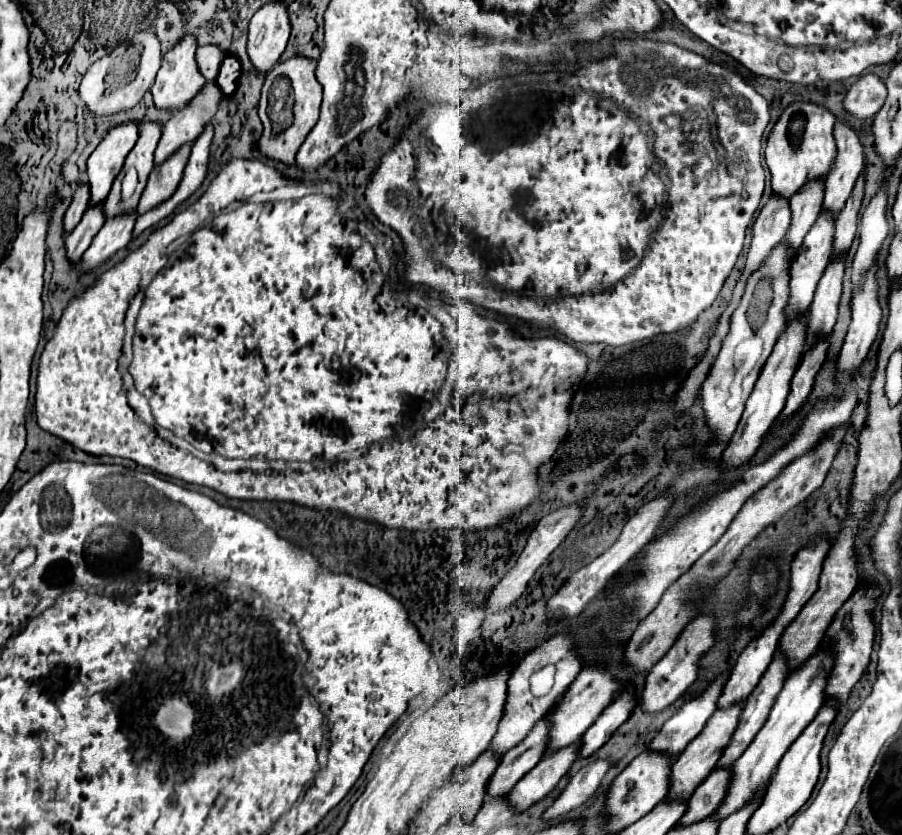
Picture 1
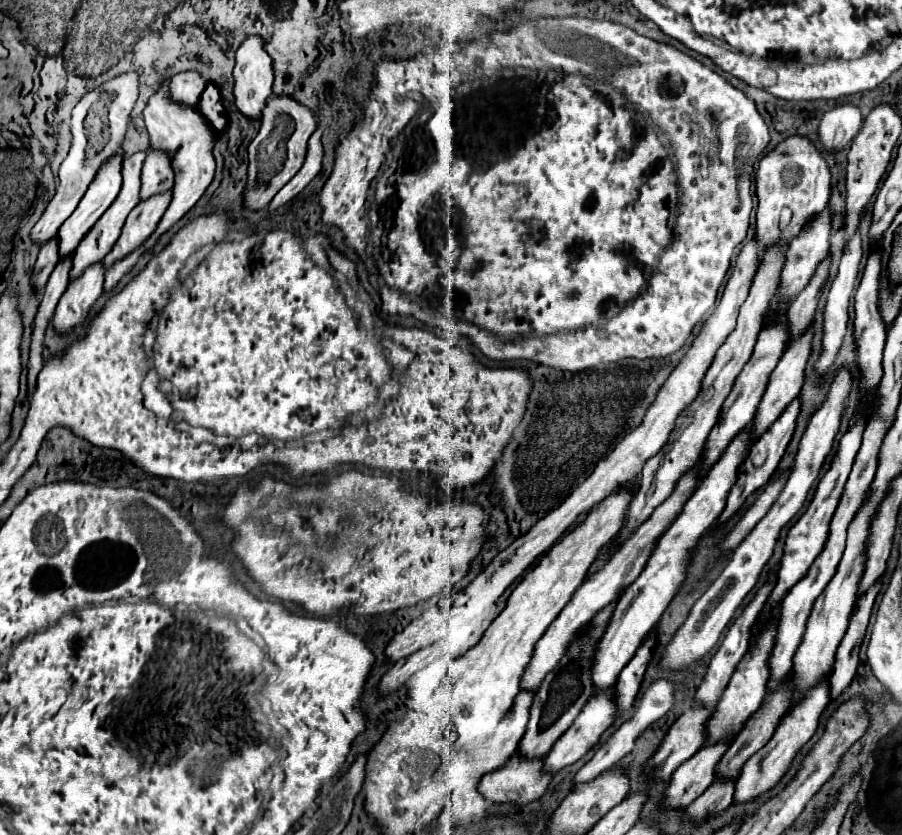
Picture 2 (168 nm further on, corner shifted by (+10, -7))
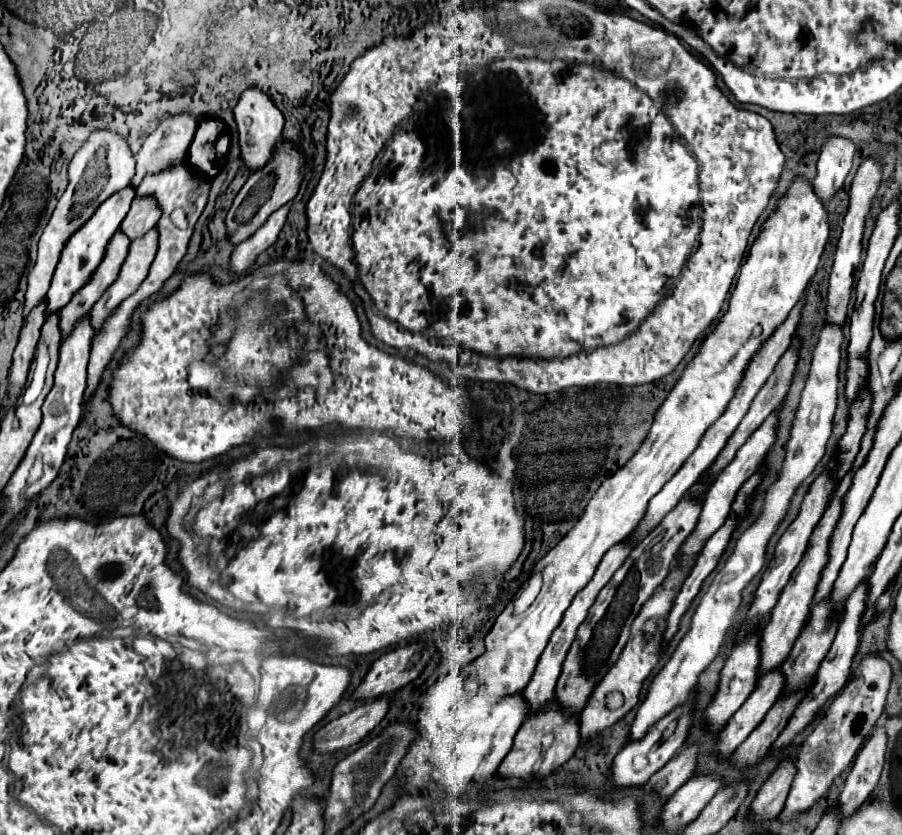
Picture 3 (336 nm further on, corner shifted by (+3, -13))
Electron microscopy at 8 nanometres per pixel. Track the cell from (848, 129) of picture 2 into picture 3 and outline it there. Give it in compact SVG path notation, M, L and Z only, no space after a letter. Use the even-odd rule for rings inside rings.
M829 138L821 150L817 162L817 176L813 178L813 190L827 204L845 184L851 170L851 160L855 154L855 144L847 138Z

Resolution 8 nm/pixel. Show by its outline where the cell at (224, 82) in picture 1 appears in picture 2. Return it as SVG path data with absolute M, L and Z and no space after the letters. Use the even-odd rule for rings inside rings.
M208 84L206 90L202 92L200 96L200 102L198 102L198 110L200 114L204 114L206 122L216 130L224 130L226 126L226 114L224 114L224 106L222 106L222 98L220 98L220 90L216 84Z

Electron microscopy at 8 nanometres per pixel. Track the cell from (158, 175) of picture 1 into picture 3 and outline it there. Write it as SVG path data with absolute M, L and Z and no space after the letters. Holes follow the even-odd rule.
M153 228L149 234L145 234L139 240L133 240L129 248L129 256L119 272L119 278L107 292L101 296L101 300L93 306L91 310L91 326L95 326L95 336L101 332L105 320L109 314L123 302L127 296L131 296L139 284L147 278L149 266L155 258L155 248L157 248L157 230Z

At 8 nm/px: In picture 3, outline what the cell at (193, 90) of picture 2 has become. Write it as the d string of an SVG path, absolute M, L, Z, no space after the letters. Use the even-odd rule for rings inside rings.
M191 114L169 116L141 146L135 154L135 176L131 178L131 188L137 188L147 174L163 172L179 164L191 146L197 122Z

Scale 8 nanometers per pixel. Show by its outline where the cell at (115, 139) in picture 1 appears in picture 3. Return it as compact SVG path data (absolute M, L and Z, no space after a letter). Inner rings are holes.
M125 188L123 192L113 194L107 200L107 204L101 204L99 210L95 212L95 216L79 232L75 232L75 236L71 236L71 240L67 242L67 246L61 254L61 260L57 264L51 288L45 296L47 316L55 314L63 306L67 306L71 296L75 296L75 292L79 292L79 288L83 288L83 284L87 284L87 280L91 280L91 272L95 272L95 268L101 264L101 260L105 256L105 250L107 250L107 244L109 244L111 236L117 232L121 220L127 216L133 198L135 198L135 190L131 190L131 188Z

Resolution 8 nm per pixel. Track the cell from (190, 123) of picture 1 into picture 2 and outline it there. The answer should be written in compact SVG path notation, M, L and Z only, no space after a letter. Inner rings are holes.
M148 150L148 156L146 156L144 168L142 168L140 200L160 194L164 190L170 190L172 186L174 186L174 174L172 174L172 162L168 158L168 152L166 150Z

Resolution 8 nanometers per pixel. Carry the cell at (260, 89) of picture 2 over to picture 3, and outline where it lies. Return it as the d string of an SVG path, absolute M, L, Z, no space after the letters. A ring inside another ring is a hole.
M249 88L243 92L239 104L235 106L235 122L237 122L237 132L239 132L239 148L241 148L241 160L249 172L257 172L271 160L273 150L279 142L281 130L283 130L283 114L279 108L273 104L269 96L265 96L259 88Z

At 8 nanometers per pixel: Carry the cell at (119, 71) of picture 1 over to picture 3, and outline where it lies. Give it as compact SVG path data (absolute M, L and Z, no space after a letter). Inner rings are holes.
M107 130L93 132L89 140L81 146L81 150L75 154L75 158L69 164L69 186L59 198L59 204L39 240L39 256L29 272L23 320L27 318L27 312L31 312L31 308L35 308L35 304L41 304L41 300L45 298L61 250L65 248L67 240L95 214L99 204L103 204L109 196L113 196L115 192L123 190L129 184L133 172L135 172L135 158L129 150L129 144L119 134L111 134Z

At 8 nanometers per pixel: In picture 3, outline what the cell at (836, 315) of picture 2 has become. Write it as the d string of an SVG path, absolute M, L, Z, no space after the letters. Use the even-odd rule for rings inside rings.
M827 324L821 330L819 342L813 350L813 362L811 362L811 370L809 370L809 376L807 376L807 384L805 384L799 408L797 408L793 424L791 424L791 438L787 442L787 454L785 454L779 478L765 492L765 502L763 502L761 514L753 520L753 524L747 530L741 532L741 536L737 538L733 552L727 558L725 566L717 572L709 590L703 594L703 598L701 598L701 602L699 602L699 606L693 614L689 632L683 636L683 640L679 642L679 646L675 648L675 652L671 654L671 658L663 666L663 670L653 678L649 692L647 692L647 698L643 700L643 704L637 710L635 722L631 726L629 740L639 740L641 736L645 736L647 730L651 728L651 724L655 724L659 718L663 718L665 714L669 714L671 710L675 710L679 704L683 704L687 700L689 692L697 684L699 674L717 656L717 652L719 652L719 648L725 640L725 634L731 628L735 614L741 606L743 590L757 576L757 572L763 568L767 544L769 544L771 536L775 534L775 530L779 528L779 524L783 522L783 518L789 510L789 502L791 502L797 486L813 472L813 468L823 458L825 444L831 436L833 414L835 414L835 406L837 406L837 386L839 386L837 374L839 374L839 360L841 360L841 352L839 352L841 342L843 342L843 326L837 328L837 324Z

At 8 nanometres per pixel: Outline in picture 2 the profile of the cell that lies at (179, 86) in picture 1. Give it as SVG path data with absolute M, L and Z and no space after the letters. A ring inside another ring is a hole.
M170 78L162 80L162 84L148 98L148 104L146 104L146 108L142 112L142 118L144 118L148 134L150 134L150 148L164 148L164 150L170 152L172 168L174 168L174 174L176 174L172 202L170 202L166 214L162 216L162 220L158 222L156 230L150 234L150 238L146 238L146 242L142 246L138 246L132 254L128 254L128 258L122 258L120 262L114 262L106 270L106 282L104 282L106 290L116 286L118 280L126 272L132 270L132 266L136 264L140 254L150 250L156 244L156 240L160 238L160 234L164 234L170 226L174 226L174 222L178 222L200 200L200 196L204 194L204 190L208 188L208 184L214 178L214 158L212 158L214 132L208 126L208 122L204 120L204 116L196 110L196 106L188 106L184 102L176 102L176 100L170 98Z

